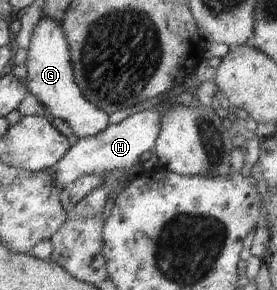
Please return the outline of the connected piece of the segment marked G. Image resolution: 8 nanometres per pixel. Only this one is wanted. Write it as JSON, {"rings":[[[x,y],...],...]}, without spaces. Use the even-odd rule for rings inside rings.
{"rings":[[[40,17],[30,37],[25,64],[28,92],[35,95],[53,117],[68,122],[78,138],[95,136],[109,126],[107,112],[87,100],[82,88],[79,88],[75,78],[70,44],[64,26],[58,20],[53,17]]]}

